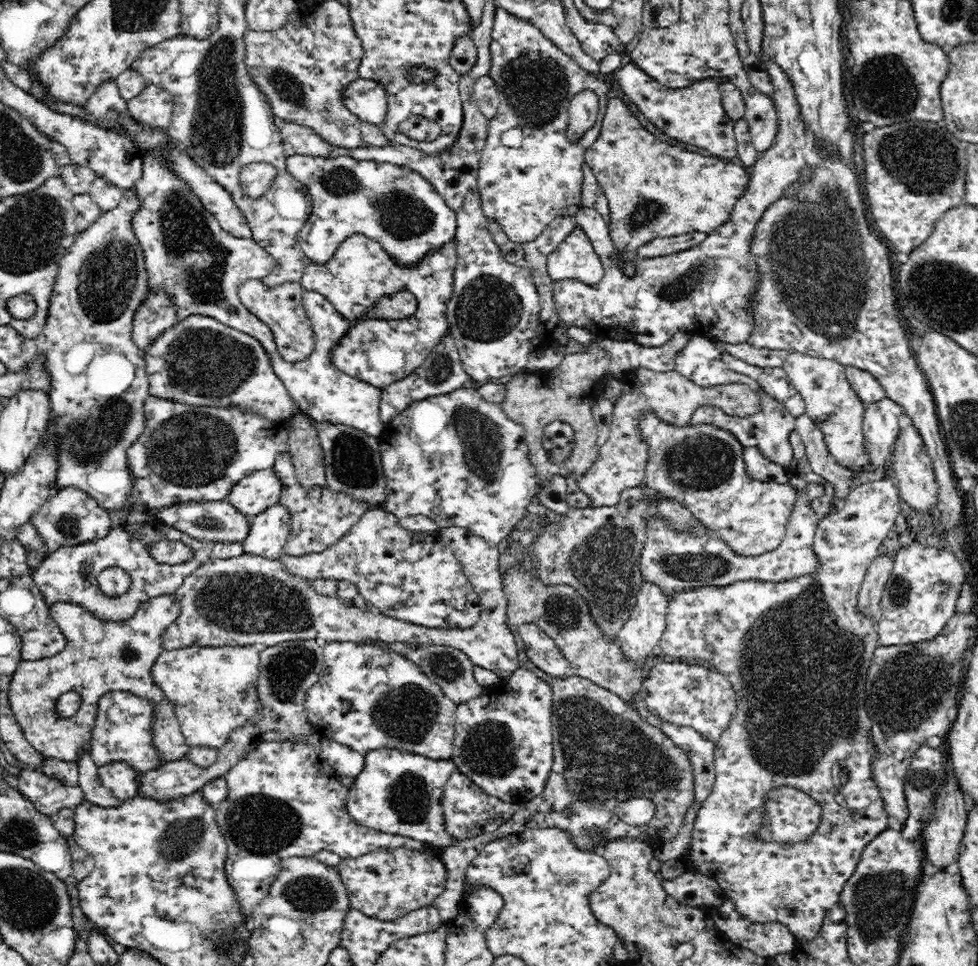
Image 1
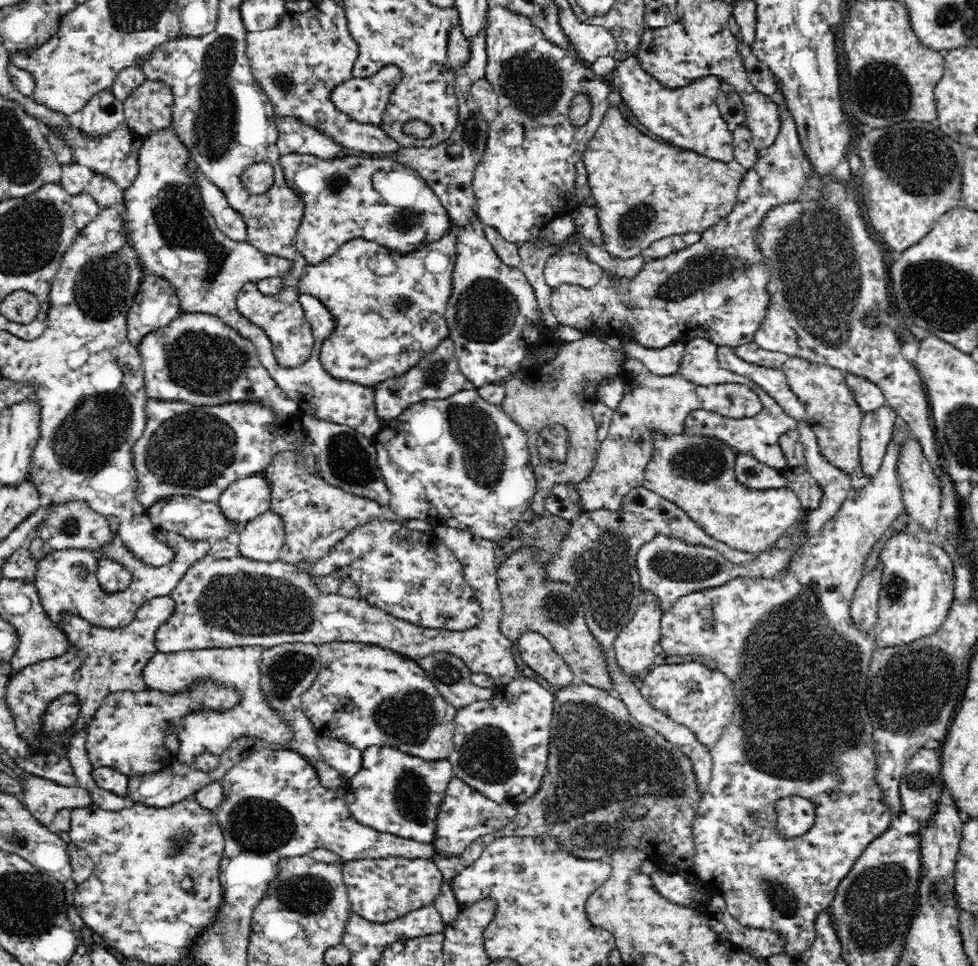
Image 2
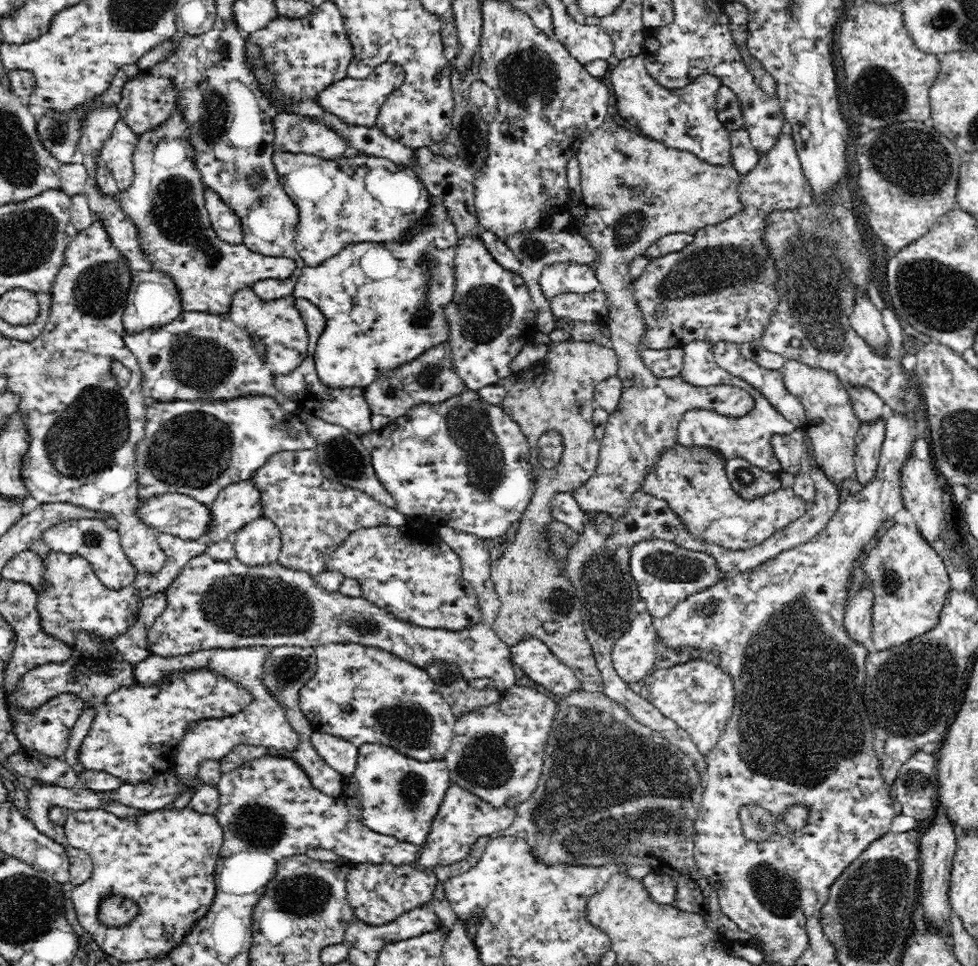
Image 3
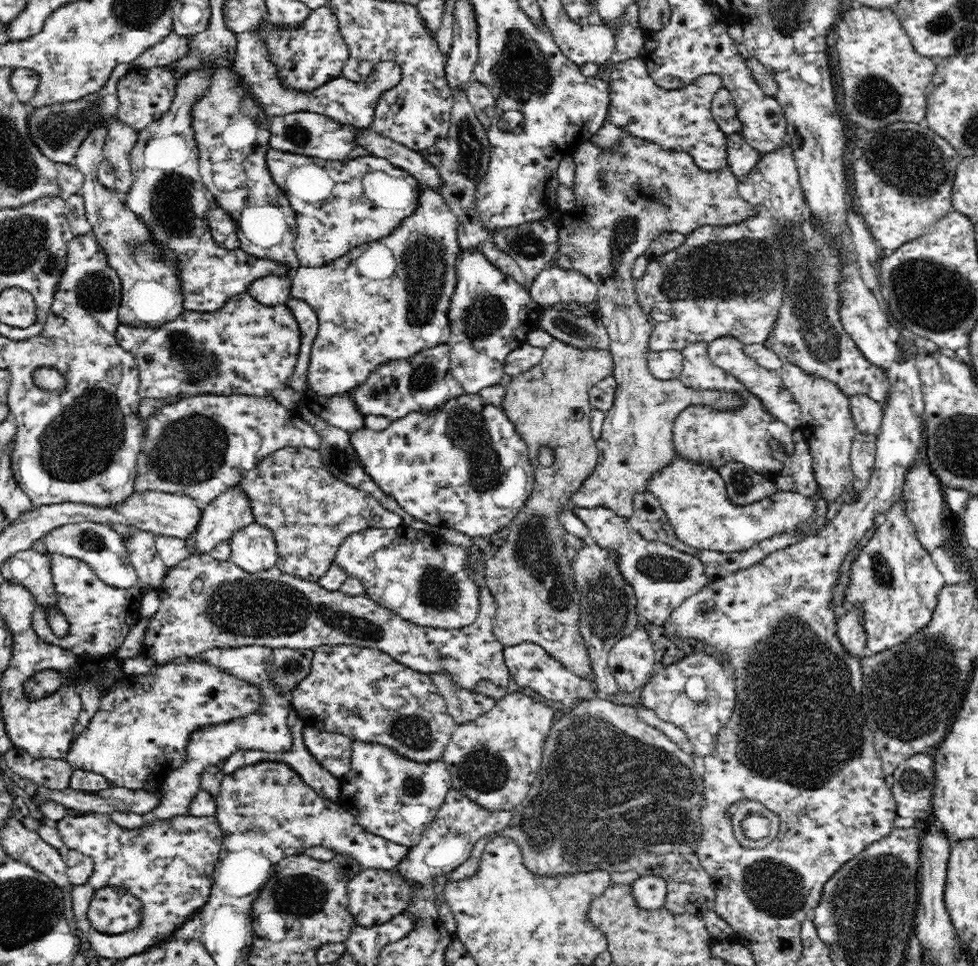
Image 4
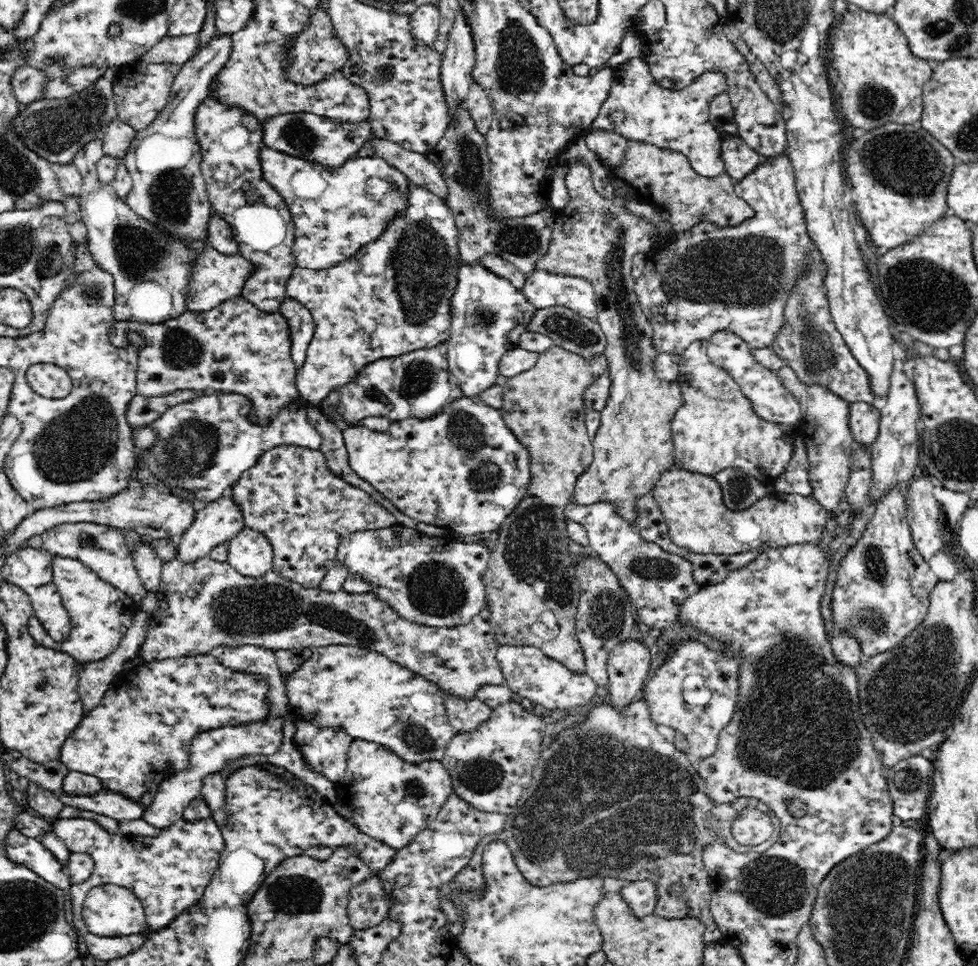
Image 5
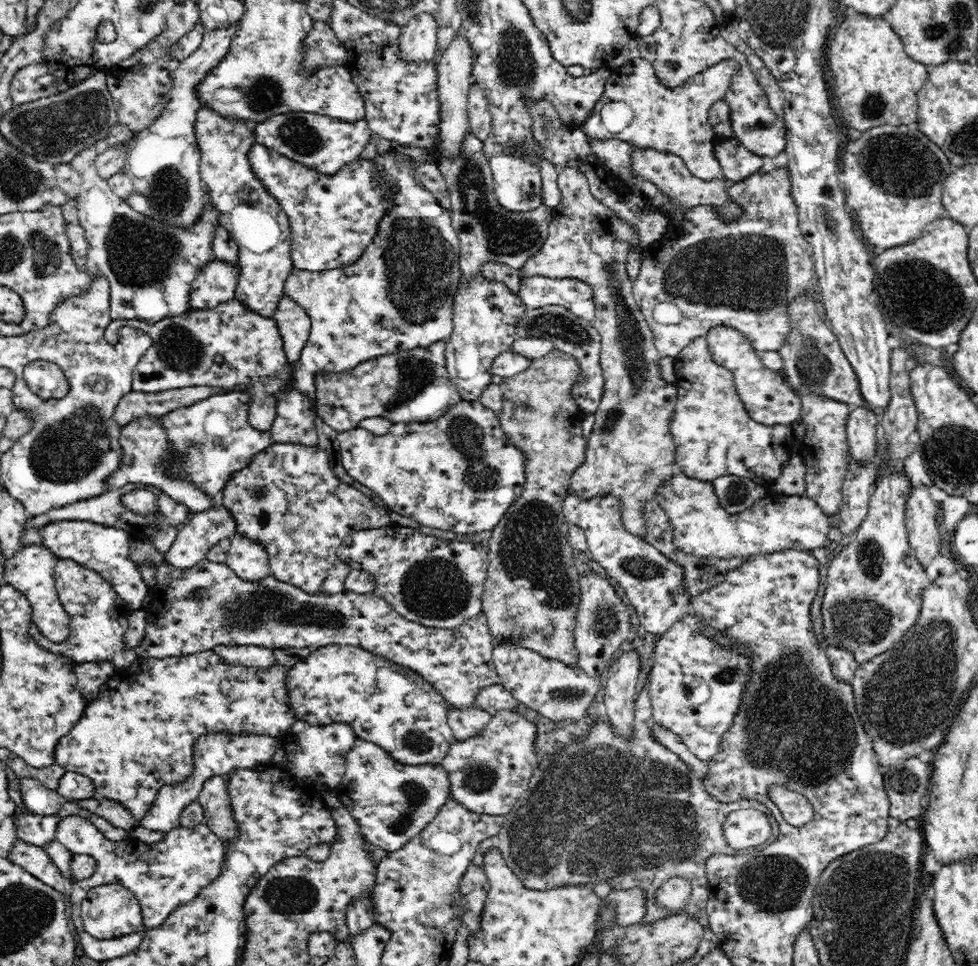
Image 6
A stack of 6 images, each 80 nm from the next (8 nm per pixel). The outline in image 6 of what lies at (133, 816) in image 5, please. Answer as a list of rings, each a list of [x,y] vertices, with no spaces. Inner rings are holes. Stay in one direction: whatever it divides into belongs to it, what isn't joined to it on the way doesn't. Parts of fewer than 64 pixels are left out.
[[[84,798],[84,800],[76,800],[81,808],[87,809],[96,816],[100,816],[116,828],[123,828],[128,831],[134,825],[134,817],[132,811],[126,810],[123,804],[118,804],[116,800],[108,800],[107,798]]]

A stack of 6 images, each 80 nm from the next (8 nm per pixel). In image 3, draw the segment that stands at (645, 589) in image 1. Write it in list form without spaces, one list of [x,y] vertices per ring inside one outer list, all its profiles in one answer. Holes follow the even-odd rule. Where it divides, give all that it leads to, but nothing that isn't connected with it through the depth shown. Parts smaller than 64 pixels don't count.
[[[644,611],[635,616],[636,620],[632,620],[626,632],[615,641],[613,646],[613,667],[616,669],[618,676],[622,681],[640,682],[645,680],[651,672],[654,672],[654,662],[656,662],[657,629],[656,624],[652,624],[652,613]]]

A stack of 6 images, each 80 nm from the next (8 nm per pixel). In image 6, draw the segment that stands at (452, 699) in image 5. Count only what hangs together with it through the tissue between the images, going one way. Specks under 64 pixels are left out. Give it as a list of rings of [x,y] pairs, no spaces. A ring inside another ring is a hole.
[[[452,705],[447,708],[447,723],[453,730],[456,741],[466,741],[471,737],[476,737],[478,732],[486,728],[490,720],[490,713],[476,705],[466,709],[456,709]]]

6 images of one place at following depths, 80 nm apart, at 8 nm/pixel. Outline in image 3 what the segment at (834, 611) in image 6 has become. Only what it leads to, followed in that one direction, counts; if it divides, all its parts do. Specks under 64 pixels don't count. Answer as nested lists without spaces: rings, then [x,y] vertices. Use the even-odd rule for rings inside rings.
[[[891,522],[879,535],[876,546],[862,562],[866,581],[873,583],[872,640],[876,651],[900,646],[932,631],[948,599],[950,577],[942,557],[908,524]]]

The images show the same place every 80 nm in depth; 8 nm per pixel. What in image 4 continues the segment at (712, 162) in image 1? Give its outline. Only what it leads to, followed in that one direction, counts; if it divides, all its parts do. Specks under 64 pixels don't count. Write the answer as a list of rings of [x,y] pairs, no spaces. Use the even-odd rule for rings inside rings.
[[[628,135],[618,142],[614,148],[601,148],[601,145],[593,144],[593,141],[587,139],[579,144],[579,148],[571,156],[575,161],[575,179],[573,184],[574,201],[576,202],[575,208],[568,213],[565,223],[558,225],[558,237],[561,238],[560,244],[560,259],[556,263],[556,267],[560,269],[572,269],[578,273],[584,273],[586,277],[597,284],[597,310],[595,317],[604,323],[606,331],[610,336],[609,351],[613,356],[613,377],[617,382],[614,400],[612,406],[605,412],[606,416],[603,422],[600,438],[597,440],[597,465],[594,467],[592,474],[588,481],[584,481],[578,492],[572,493],[570,496],[571,504],[580,508],[596,508],[606,507],[614,511],[618,516],[630,518],[634,512],[633,500],[634,496],[638,493],[646,492],[646,484],[655,476],[659,469],[662,469],[664,465],[670,464],[670,460],[673,460],[677,454],[673,443],[673,428],[674,421],[682,410],[686,407],[692,407],[694,405],[710,405],[718,411],[735,411],[745,400],[737,394],[737,392],[720,392],[719,390],[698,390],[692,388],[686,388],[679,380],[658,380],[648,368],[646,362],[646,352],[648,352],[649,341],[653,332],[652,324],[650,324],[649,317],[640,307],[637,294],[634,288],[634,278],[632,275],[632,266],[637,260],[637,256],[644,255],[648,247],[656,238],[659,238],[664,233],[678,232],[679,234],[688,235],[698,230],[702,226],[723,226],[739,224],[740,221],[746,220],[747,217],[752,216],[755,213],[754,208],[751,207],[746,200],[739,197],[738,185],[740,180],[733,175],[733,172],[728,166],[719,169],[714,172],[706,172],[705,169],[698,168],[698,165],[694,162],[693,156],[690,156],[688,152],[672,151],[670,149],[657,146],[649,140],[644,140],[642,137],[635,137]]]

